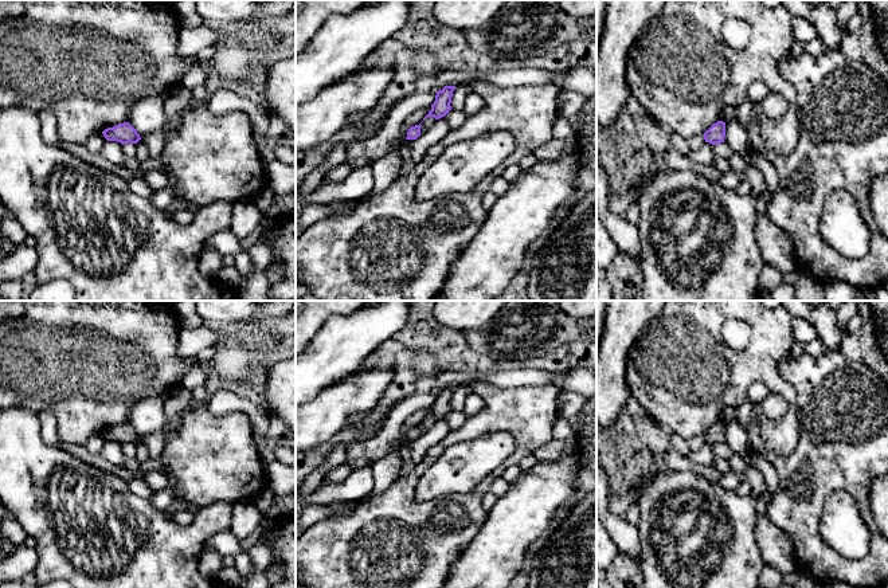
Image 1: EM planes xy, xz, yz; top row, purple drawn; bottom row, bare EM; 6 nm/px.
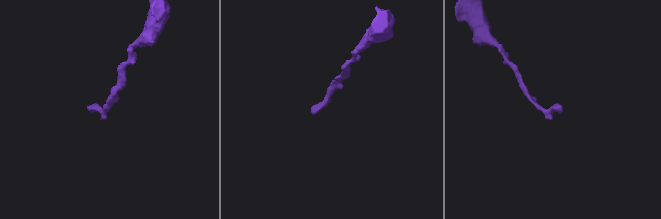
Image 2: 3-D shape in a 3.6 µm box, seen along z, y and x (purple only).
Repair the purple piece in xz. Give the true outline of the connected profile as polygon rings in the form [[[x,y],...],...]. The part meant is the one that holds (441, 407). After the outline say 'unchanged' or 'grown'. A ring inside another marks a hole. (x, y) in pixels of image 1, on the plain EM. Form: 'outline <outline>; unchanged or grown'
outline [[[445,387],[442,391],[437,392],[435,401],[431,405],[431,411],[429,415],[423,419],[423,422],[427,418],[434,418],[435,420],[439,420],[445,418],[451,411],[451,397],[455,387]]]; unchanged

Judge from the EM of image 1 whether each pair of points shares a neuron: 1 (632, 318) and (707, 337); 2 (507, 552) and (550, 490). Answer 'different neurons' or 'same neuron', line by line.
1: different neurons
2: same neuron

